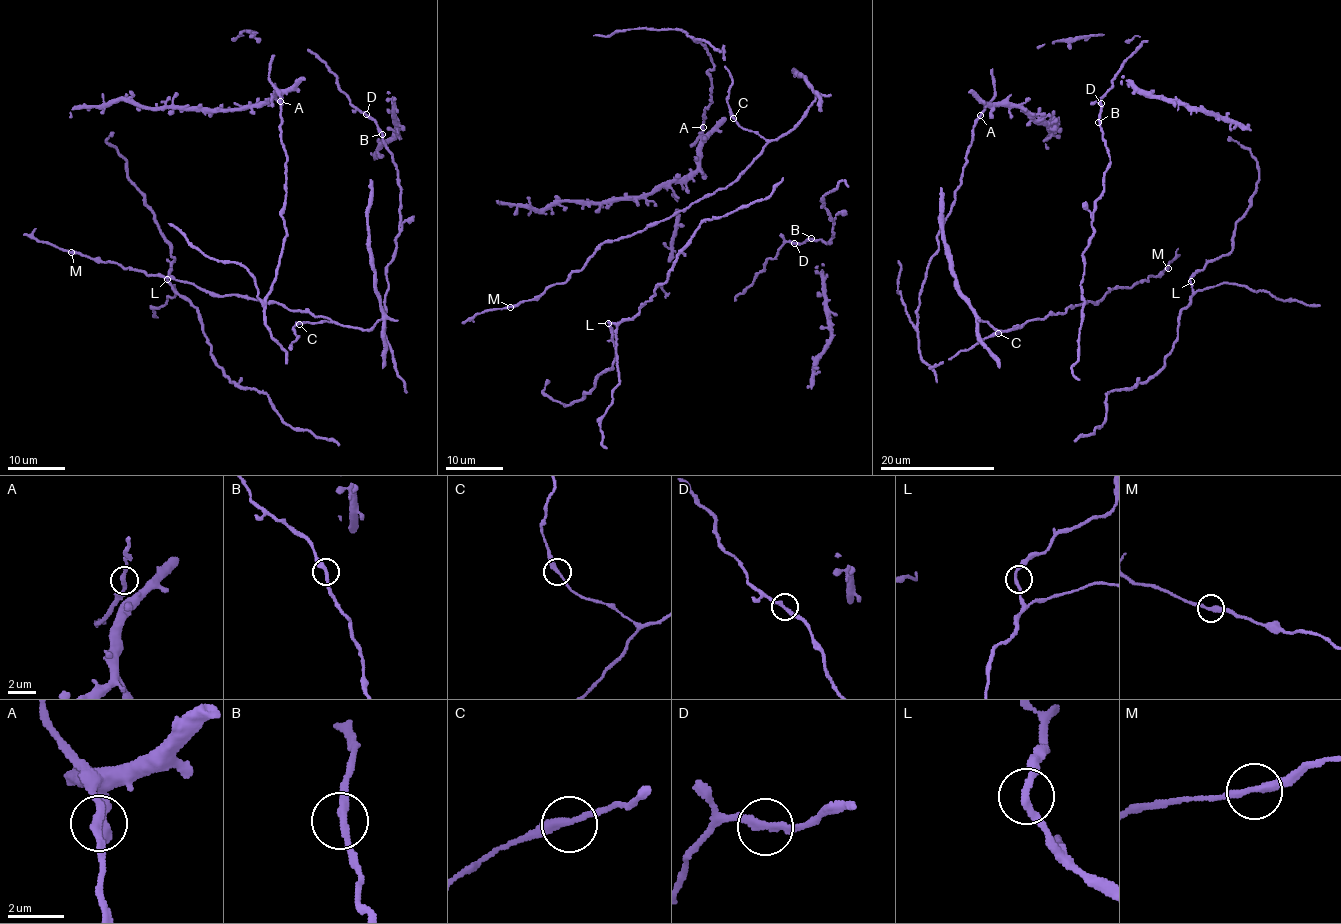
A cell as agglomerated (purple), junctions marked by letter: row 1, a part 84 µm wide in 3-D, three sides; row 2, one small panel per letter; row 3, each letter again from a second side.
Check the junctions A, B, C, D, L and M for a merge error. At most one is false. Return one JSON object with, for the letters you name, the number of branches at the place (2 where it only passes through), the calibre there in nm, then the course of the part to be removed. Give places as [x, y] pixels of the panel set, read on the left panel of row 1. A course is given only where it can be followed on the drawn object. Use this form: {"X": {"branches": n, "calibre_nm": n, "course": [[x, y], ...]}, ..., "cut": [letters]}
{"cut": []}

